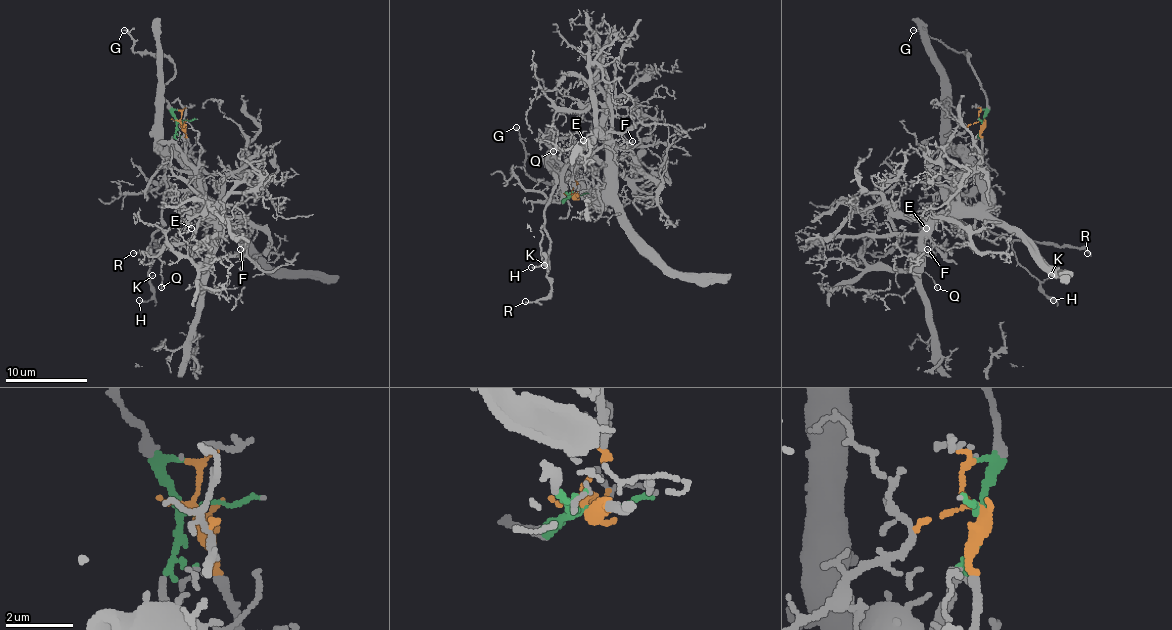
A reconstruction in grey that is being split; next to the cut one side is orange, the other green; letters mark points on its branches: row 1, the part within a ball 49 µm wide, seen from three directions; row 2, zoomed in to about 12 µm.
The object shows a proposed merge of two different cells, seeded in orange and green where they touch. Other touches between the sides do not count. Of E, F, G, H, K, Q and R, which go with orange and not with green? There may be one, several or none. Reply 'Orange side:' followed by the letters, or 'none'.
Orange side: E, F, Q

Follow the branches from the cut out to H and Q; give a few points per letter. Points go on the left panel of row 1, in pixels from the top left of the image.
H: (179, 122), (165, 161), (163, 225), (153, 235), (149, 257), (153, 296), (149, 300), (139, 300)
Q: (179, 122), (190, 157), (206, 173), (218, 175), (222, 200), (186, 241), (171, 243), (161, 253), (161, 288)

